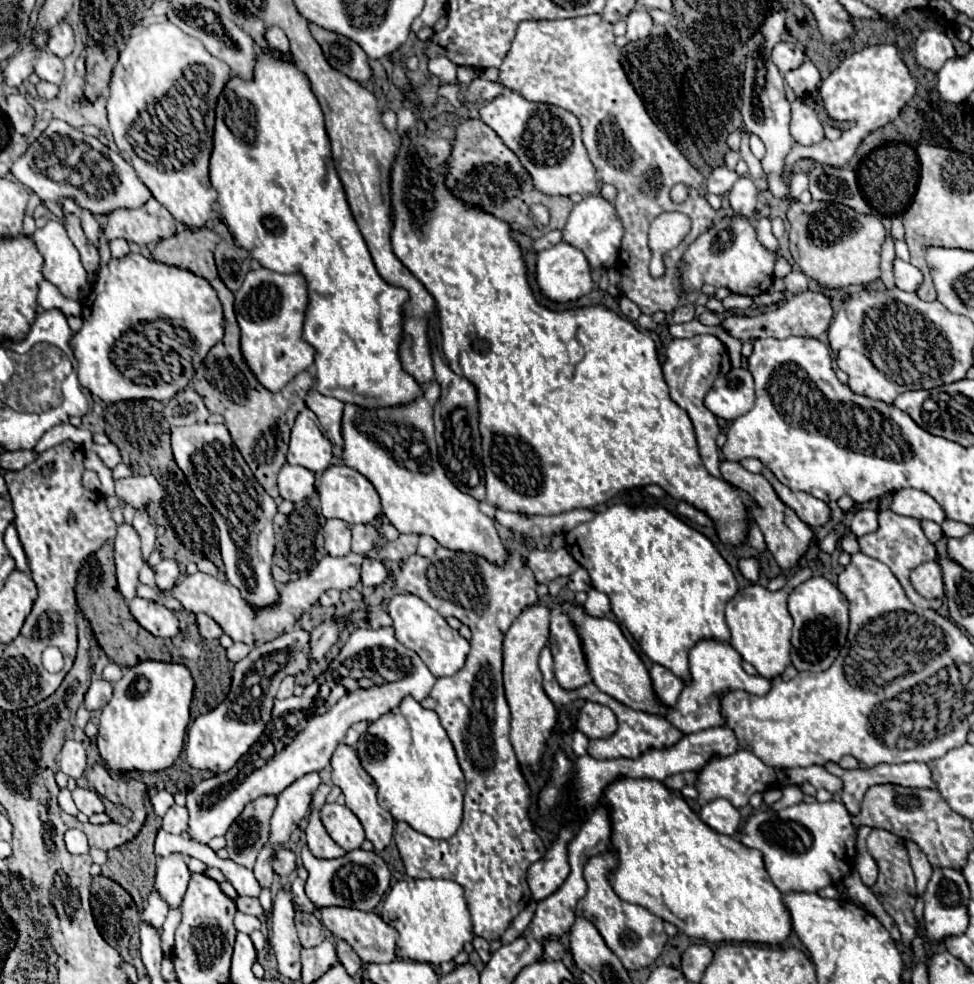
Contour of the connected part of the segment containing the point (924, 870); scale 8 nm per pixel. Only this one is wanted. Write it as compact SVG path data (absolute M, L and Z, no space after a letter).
M907 842L907 852L909 852L909 858L911 858L911 868L915 872L915 878L917 878L917 888L919 888L919 894L923 894L929 878L931 878L931 864L927 860L927 856L913 844L913 842Z

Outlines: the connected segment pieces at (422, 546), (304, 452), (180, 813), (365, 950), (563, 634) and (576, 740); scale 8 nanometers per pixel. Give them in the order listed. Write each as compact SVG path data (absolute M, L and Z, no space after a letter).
M421 536L421 538L419 538L419 544L417 544L417 554L431 558L431 556L435 554L437 546L439 546L437 540L433 540L431 536Z
M303 408L291 428L291 442L287 452L289 464L299 464L309 468L311 472L323 472L329 468L333 458L333 446L329 444L329 438L319 428L317 416Z
M175 804L175 806L171 806L171 808L167 810L167 814L163 816L163 830L169 832L169 834L183 834L187 822L189 822L187 808Z
M323 908L321 910L321 922L327 926L327 930L345 940L359 958L367 962L393 962L397 960L397 930L391 924L385 924L383 918L375 912L363 912L363 910L349 910L349 908Z
M553 608L551 610L551 626L549 626L549 648L553 654L553 664L555 664L555 678L559 682L559 686L563 690L577 690L585 684L591 682L587 664L585 664L585 656L581 652L581 640L577 640L577 632L573 628L573 624L569 624L567 616L561 616L561 608Z
M579 730L573 732L573 752L575 752L575 756L583 756L587 752L587 742L589 740L583 732L579 732Z

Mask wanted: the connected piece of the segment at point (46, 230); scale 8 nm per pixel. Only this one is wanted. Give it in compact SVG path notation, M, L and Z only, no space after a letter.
M49 220L43 228L35 230L33 234L33 242L39 250L39 254L43 256L45 264L43 264L43 278L49 280L51 284L55 284L59 288L59 292L67 298L77 298L81 286L87 282L87 272L79 260L79 252L77 248L73 246L73 242L69 240L67 232L65 232L65 226L61 222L55 222L55 220Z

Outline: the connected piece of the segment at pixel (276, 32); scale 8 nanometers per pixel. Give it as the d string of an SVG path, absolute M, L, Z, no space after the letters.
M269 28L269 32L265 34L265 38L269 40L269 46L281 48L281 52L285 52L285 48L289 48L287 36L281 32L281 28Z

